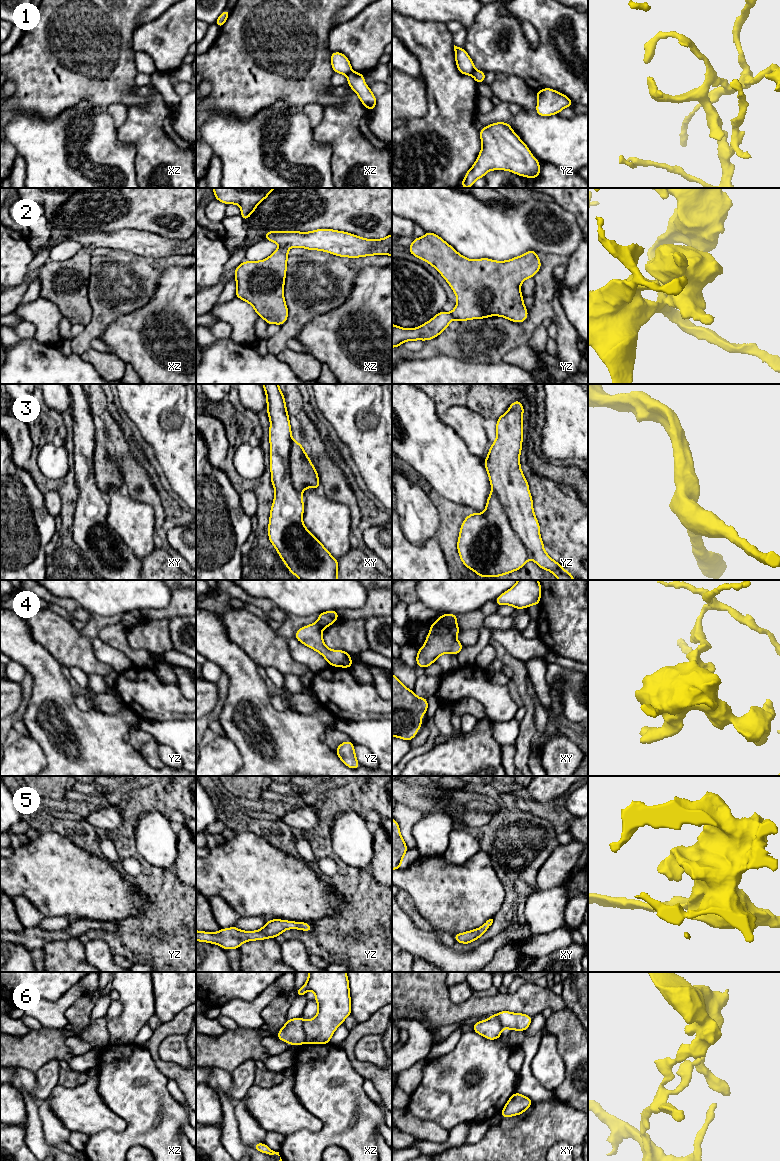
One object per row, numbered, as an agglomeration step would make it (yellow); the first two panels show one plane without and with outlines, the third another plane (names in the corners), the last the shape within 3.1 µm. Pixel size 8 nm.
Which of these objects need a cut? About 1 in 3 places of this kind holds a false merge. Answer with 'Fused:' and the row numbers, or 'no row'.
Fused: 1, 4, 6

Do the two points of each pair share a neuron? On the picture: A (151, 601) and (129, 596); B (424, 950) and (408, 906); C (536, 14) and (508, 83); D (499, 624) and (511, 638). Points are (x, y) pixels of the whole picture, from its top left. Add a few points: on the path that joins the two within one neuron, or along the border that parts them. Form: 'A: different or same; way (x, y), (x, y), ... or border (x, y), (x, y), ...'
A: same; way (146, 596), (134, 596)
B: different; border (402, 909), (417, 927), (437, 933)
C: different; border (495, 72), (517, 75), (531, 88)
D: different; border (511, 626), (507, 629), (493, 629), (491, 631)

